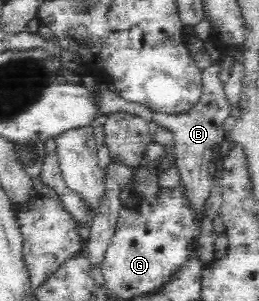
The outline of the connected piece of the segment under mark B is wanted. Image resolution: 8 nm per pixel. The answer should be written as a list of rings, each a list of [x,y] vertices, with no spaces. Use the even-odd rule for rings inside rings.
[[[211,64],[202,72],[202,95],[200,101],[193,105],[189,111],[181,114],[163,114],[151,111],[143,104],[131,104],[123,100],[117,93],[113,93],[109,87],[91,86],[98,97],[97,111],[99,115],[107,116],[109,113],[125,111],[129,114],[144,118],[147,122],[155,121],[160,128],[171,131],[174,136],[173,156],[175,165],[180,173],[181,183],[187,185],[187,195],[190,195],[191,206],[201,209],[206,205],[212,189],[212,180],[209,173],[209,164],[216,160],[219,145],[228,137],[223,128],[223,123],[235,112],[229,104],[224,93],[224,84],[219,80],[219,73],[223,70],[221,65]]]

